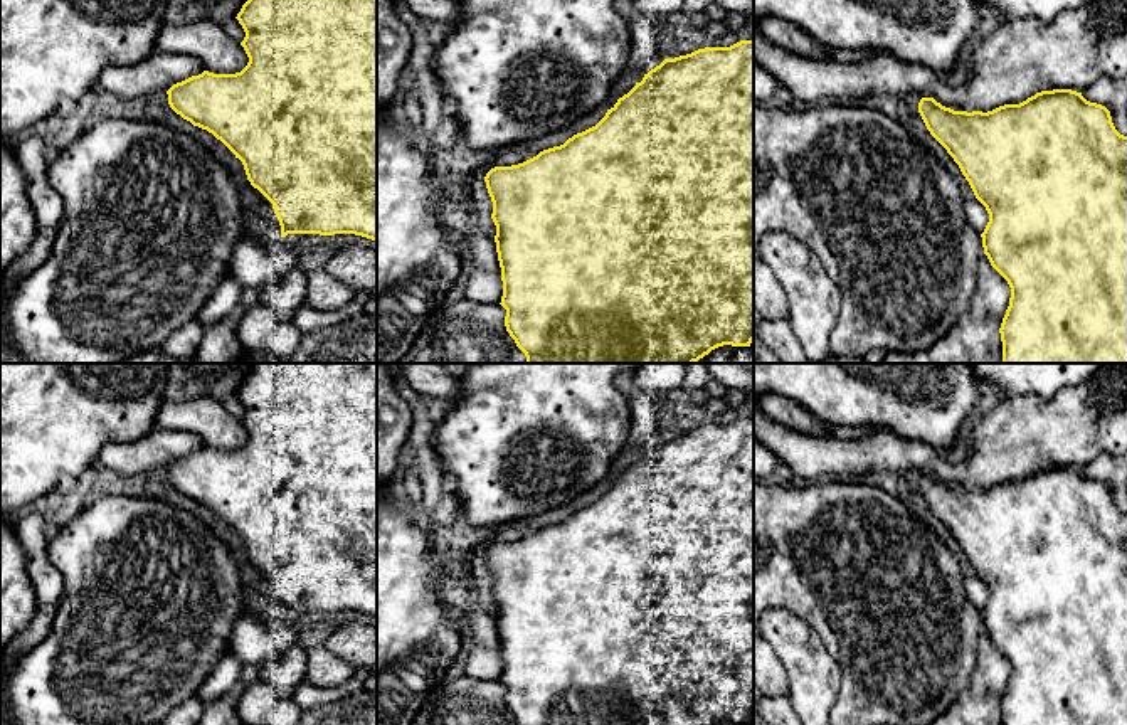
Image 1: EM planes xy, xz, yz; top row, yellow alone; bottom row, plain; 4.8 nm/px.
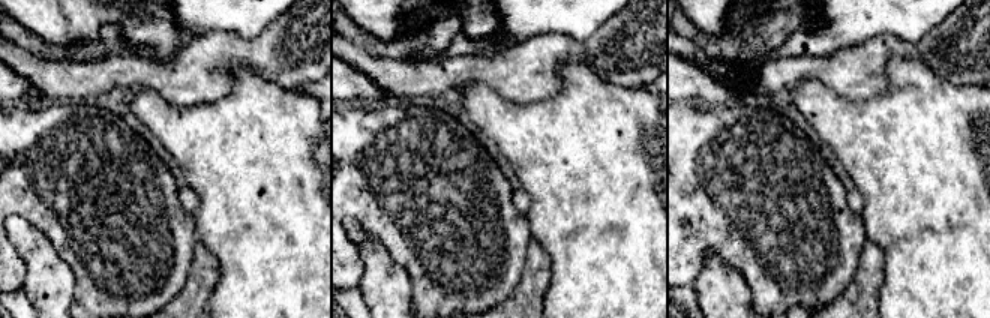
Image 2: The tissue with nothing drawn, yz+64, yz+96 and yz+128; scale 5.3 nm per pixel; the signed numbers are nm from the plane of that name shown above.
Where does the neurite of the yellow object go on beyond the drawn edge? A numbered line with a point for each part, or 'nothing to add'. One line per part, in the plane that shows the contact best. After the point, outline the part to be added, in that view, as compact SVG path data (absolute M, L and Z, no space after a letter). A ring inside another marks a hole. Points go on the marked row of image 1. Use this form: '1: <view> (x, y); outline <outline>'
1: yz (902, 108); outline M878 94L873 98L865 98L865 106L878 109L886 116L897 119L912 136L915 136L923 146L927 146L937 156L937 160L952 173L955 183L962 192L964 200L976 197L969 182L962 175L959 165L927 130L918 113L920 99L922 98L917 94L908 96Z

